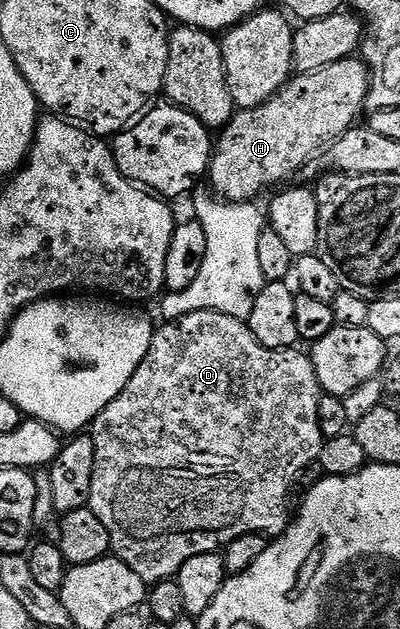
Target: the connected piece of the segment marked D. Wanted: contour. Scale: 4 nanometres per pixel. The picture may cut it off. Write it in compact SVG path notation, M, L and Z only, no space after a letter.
M192 312L186 316L181 316L177 320L171 320L161 325L153 333L153 341L151 342L151 350L147 354L147 358L143 358L143 362L139 366L139 370L135 370L135 374L131 378L131 382L127 382L127 386L123 390L123 394L119 394L119 398L115 398L107 405L103 411L98 414L96 420L91 425L91 435L95 442L95 474L91 478L91 498L88 507L95 514L95 518L99 518L99 522L103 522L103 526L107 526L107 530L111 534L111 552L118 560L122 560L131 570L135 570L135 574L139 574L139 578L147 586L158 584L161 580L172 580L177 575L177 571L183 566L183 562L187 562L187 558L195 558L195 554L207 554L208 552L221 552L231 542L235 542L235 538L239 538L248 532L260 532L269 538L276 538L291 523L291 511L289 512L289 495L295 491L295 485L298 483L300 474L303 469L311 465L321 458L321 448L325 445L327 439L326 433L321 433L321 400L323 401L323 393L321 383L315 374L315 366L312 359L308 355L305 356L298 350L293 348L268 348L263 346L255 338L255 334L251 334L248 323L239 318L231 318L227 314L219 314L218 312Z

